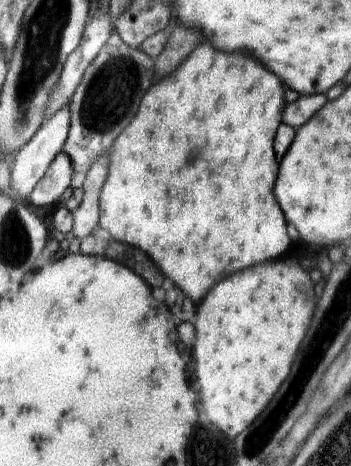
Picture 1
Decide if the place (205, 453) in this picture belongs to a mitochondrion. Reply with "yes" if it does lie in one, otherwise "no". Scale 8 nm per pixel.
yes

